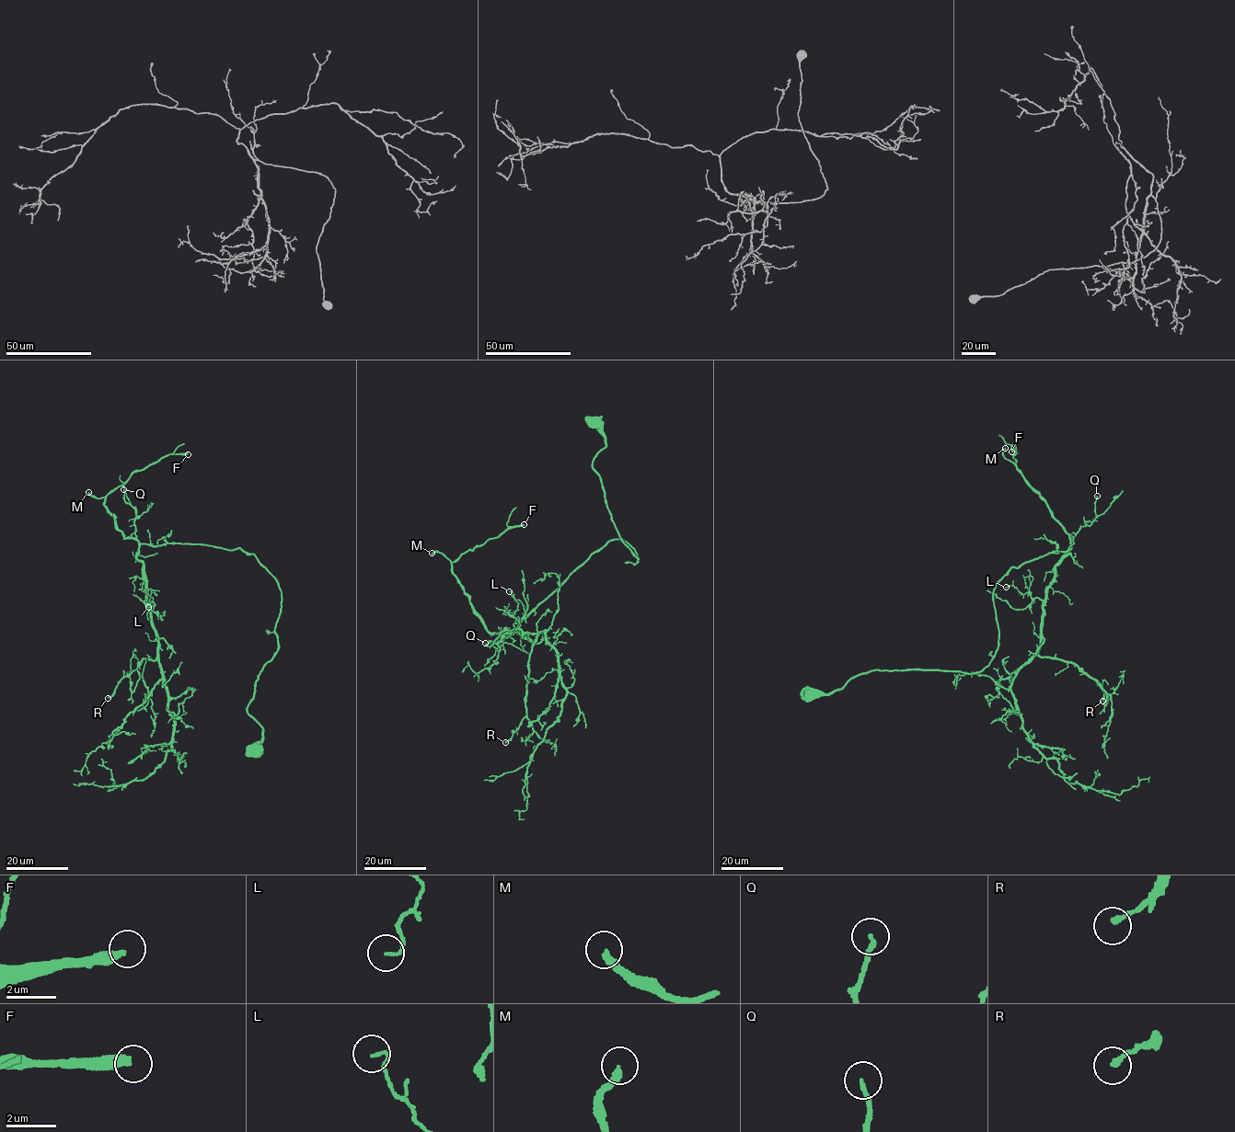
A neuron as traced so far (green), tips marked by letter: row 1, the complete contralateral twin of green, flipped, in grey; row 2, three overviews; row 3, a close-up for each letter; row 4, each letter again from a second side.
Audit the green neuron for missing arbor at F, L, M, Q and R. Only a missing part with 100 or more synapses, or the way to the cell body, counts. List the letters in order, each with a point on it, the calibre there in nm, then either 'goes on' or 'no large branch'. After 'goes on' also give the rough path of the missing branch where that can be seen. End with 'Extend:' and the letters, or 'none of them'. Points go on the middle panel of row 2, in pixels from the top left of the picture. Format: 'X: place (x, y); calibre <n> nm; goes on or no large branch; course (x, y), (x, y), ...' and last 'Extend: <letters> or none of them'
F: place (524, 524); calibre 320 nm; goes on
L: place (509, 591); calibre 100 nm; no large branch
M: place (432, 553); calibre 260 nm; goes on
Q: place (485, 643); calibre 150 nm; no large branch
R: place (505, 742); calibre 190 nm; no large branch
Extend: F, M

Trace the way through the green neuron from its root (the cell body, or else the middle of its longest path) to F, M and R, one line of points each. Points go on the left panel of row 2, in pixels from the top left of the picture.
F: (254, 750), (276, 578), (238, 548), (127, 538), (104, 505), (188, 454)
M: (254, 750), (263, 731), (246, 709), (278, 646), (276, 578), (238, 548), (127, 538), (106, 498), (88, 492)
R: (254, 750), (263, 731), (246, 709), (277, 650), (281, 593), (240, 548), (140, 544), (157, 655), (108, 698)

